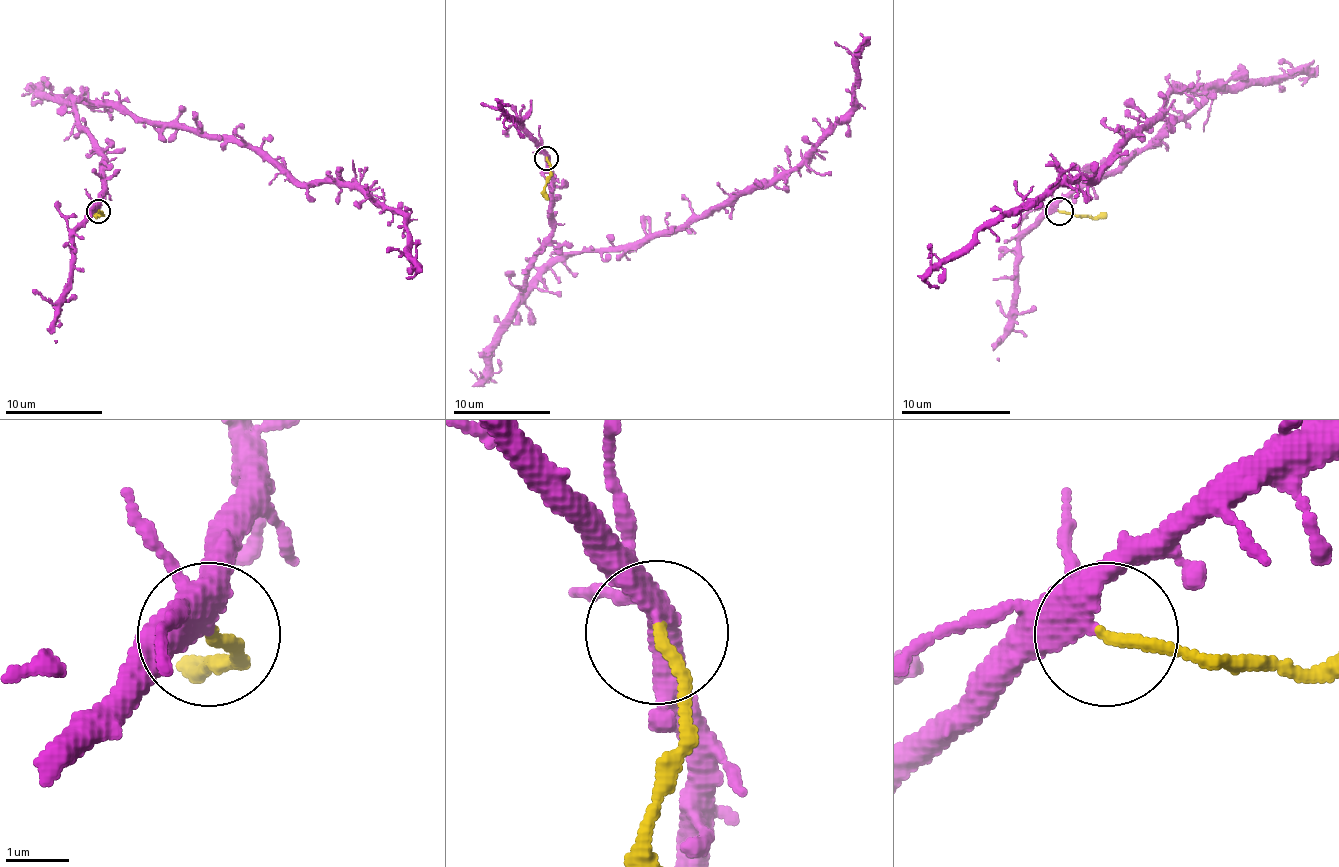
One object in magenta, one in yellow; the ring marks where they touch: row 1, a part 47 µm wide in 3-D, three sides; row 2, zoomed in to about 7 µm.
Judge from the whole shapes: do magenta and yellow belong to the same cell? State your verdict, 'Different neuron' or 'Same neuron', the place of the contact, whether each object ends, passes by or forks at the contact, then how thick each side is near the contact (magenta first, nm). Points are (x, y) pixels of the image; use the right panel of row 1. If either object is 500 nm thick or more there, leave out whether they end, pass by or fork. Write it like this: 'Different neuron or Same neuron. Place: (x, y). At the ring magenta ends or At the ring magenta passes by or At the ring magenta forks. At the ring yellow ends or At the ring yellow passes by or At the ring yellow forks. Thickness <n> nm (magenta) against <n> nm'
Different neuron. Place: (1059, 211). At the ring magenta forks. At the ring yellow ends. Thickness 300 nm (magenta) against 180 nm

